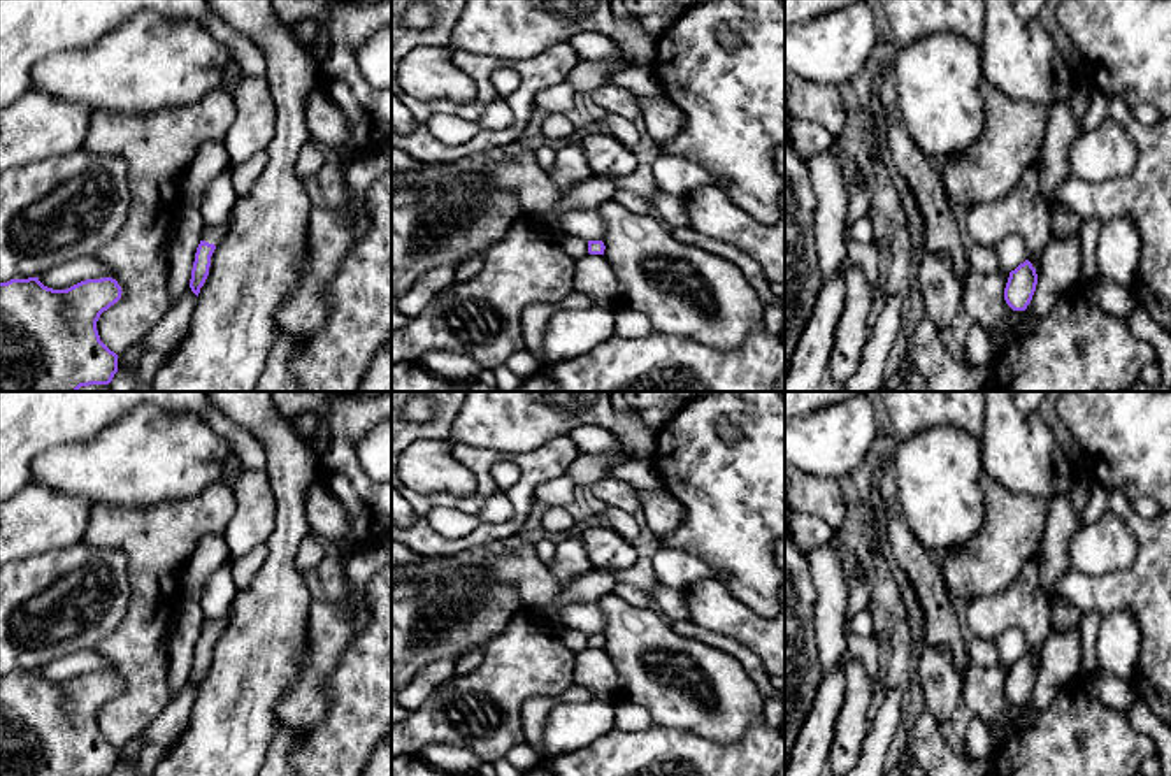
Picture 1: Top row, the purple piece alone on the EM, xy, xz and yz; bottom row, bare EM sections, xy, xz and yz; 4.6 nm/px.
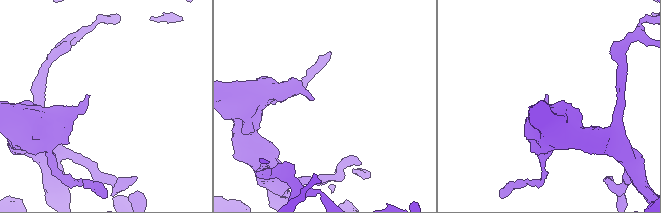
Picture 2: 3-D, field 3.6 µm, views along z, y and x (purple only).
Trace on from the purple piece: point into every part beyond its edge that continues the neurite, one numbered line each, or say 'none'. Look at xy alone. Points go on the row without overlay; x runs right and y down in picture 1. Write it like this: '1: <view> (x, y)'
1: xy (213, 629)

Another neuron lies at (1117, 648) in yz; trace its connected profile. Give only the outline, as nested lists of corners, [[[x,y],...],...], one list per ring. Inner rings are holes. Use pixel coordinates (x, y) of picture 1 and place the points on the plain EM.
[[[1129,611],[1104,614],[1096,641],[1099,667],[1132,683],[1138,674],[1139,643],[1139,627]]]

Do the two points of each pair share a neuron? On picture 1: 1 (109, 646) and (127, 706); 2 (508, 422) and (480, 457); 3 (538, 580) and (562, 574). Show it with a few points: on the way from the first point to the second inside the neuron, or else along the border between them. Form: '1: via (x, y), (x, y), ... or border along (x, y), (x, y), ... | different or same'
1: via (123, 661), (130, 668), (130, 692) | same
2: border along (450, 431), (453, 441), (508, 453), (529, 452) | different
3: border along (548, 567), (562, 585) | different

